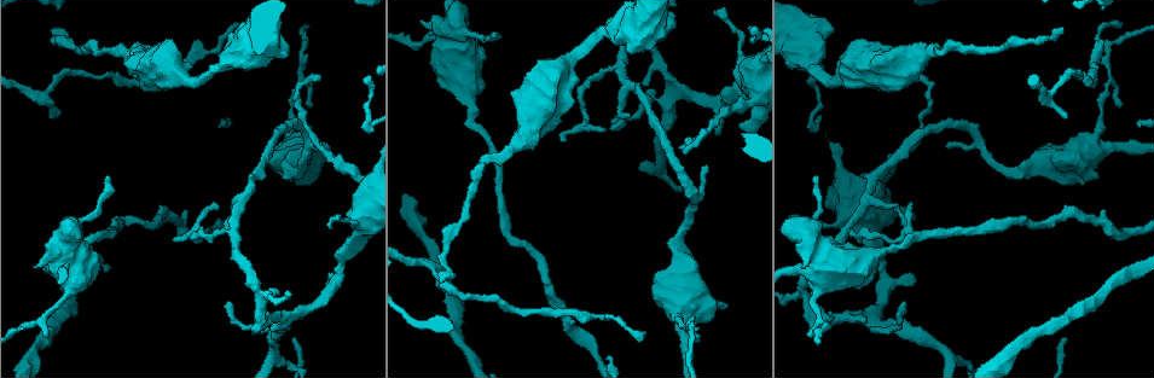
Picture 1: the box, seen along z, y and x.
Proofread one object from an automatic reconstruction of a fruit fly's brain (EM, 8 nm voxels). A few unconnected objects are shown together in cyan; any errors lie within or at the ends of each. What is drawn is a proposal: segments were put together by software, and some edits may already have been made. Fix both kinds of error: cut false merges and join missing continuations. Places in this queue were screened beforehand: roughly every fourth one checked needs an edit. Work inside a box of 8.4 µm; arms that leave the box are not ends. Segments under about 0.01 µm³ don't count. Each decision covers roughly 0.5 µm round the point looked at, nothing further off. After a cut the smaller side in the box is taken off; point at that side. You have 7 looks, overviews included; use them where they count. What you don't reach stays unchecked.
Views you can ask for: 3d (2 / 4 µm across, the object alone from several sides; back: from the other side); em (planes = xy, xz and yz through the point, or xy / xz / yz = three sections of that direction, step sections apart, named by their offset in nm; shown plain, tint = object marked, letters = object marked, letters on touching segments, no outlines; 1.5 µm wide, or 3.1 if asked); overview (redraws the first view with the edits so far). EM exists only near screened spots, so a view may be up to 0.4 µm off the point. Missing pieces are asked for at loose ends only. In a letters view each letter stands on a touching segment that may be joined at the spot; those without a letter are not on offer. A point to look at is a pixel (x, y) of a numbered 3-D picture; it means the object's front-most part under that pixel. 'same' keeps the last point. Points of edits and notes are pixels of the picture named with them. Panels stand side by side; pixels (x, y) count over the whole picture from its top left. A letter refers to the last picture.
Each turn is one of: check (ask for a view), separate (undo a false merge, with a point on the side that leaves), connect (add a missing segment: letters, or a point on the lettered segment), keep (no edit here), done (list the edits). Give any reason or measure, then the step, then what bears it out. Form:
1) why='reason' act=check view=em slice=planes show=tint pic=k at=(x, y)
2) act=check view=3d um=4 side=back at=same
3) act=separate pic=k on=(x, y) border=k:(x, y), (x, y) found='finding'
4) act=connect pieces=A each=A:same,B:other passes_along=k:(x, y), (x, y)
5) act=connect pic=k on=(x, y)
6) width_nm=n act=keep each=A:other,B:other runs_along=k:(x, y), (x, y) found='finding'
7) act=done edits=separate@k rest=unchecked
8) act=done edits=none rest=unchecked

why='abrupt turn' act=check view=em slice=xy step=4 show=tint pic=1 at=(294, 93)

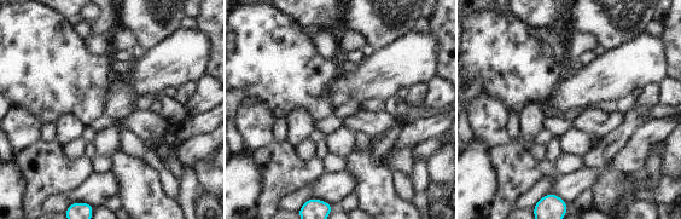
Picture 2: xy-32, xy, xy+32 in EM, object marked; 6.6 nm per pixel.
act=check view=em slice=planes show=letters at=same

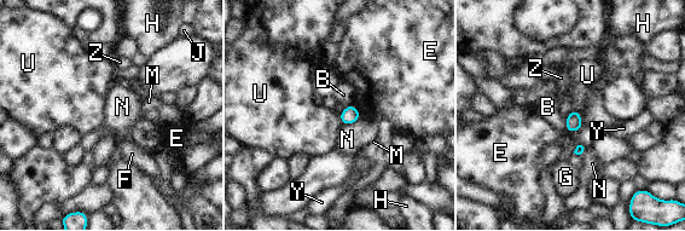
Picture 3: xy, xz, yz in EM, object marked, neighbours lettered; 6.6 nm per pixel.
width_nm=110 act=keep each=B:other,E:other,F:other,G:other,H:other,J:other,M:other,N:other,U:other,Y:other,Z:other border=3:(573, 108), (581, 120) found='continuous, no second cell'

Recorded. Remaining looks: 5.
why='thick end' act=check view=em slice=planes show=plain pic=1 at=(741, 122)

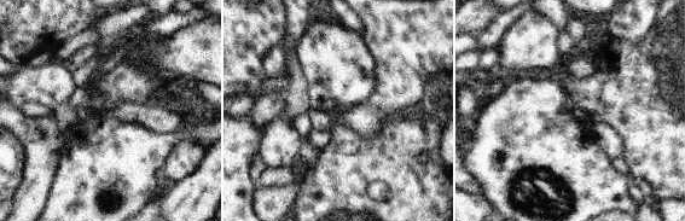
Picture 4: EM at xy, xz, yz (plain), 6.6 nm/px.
act=check view=em slice=planes show=letters at=same

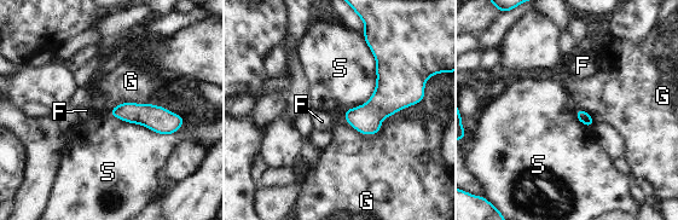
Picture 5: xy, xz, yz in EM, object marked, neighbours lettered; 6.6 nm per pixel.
act=keep each=F:other,G:other,S:other found='none of them fits'

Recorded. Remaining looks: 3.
why='free end' act=check view=em slice=yz step=4 show=tint pic=1 at=(230, 302)

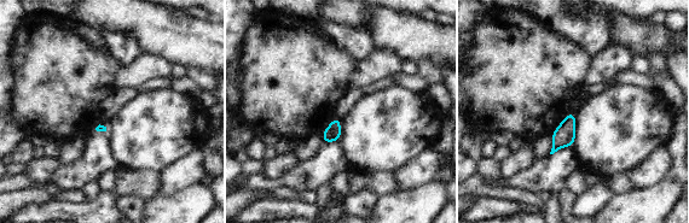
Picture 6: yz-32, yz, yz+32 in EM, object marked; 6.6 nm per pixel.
act=check view=em slice=planes show=letters at=same

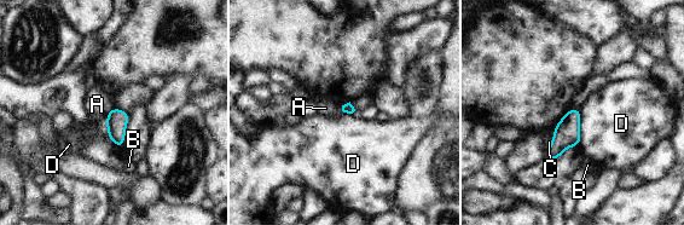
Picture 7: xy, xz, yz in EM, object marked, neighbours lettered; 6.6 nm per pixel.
act=keep each=A:other,B:other,C:other,D:other border=7:(580, 110), (580, 142), (578, 146) found='none of them fits'

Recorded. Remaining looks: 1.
act=done edits=none rest=unchecked

